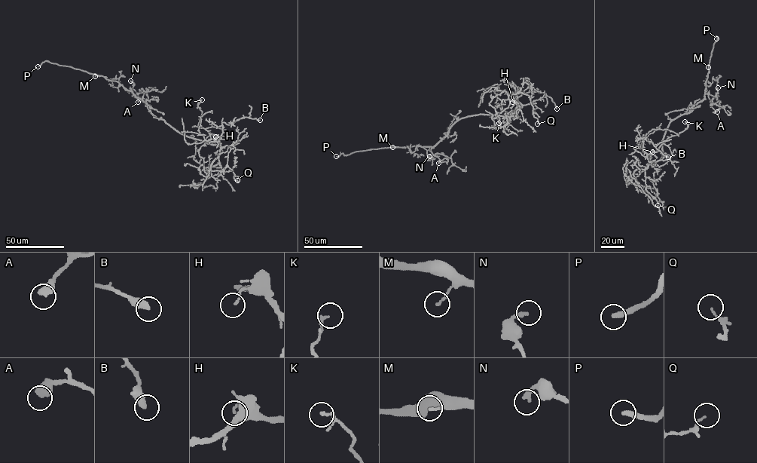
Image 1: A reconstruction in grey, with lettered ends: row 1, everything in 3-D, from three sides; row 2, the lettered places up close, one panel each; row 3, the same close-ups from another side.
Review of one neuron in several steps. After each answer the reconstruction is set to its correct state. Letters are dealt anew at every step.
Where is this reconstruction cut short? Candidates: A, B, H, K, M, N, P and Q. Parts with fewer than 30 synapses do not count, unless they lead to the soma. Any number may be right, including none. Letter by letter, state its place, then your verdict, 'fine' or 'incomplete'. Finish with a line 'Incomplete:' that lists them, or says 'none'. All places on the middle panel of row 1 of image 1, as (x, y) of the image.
A: (438, 163) | fine
B: (557, 108) | fine
H: (512, 102) | fine
K: (499, 123) | fine
M: (392, 147) | fine
N: (429, 156) | fine
P: (336, 156) | incomplete
Q: (537, 124) | fine
Incomplete: P

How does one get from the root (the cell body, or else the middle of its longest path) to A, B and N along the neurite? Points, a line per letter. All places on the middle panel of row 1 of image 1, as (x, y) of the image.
A: (462, 118), (452, 126), (447, 135), (429, 147), (439, 159), (438, 163)
B: (462, 118), (480, 114), (502, 115), (520, 108), (516, 96), (517, 87), (524, 93), (544, 93), (557, 108)
N: (462, 118), (452, 126), (447, 135), (435, 145), (423, 146), (428, 156), (433, 157), (429, 156)

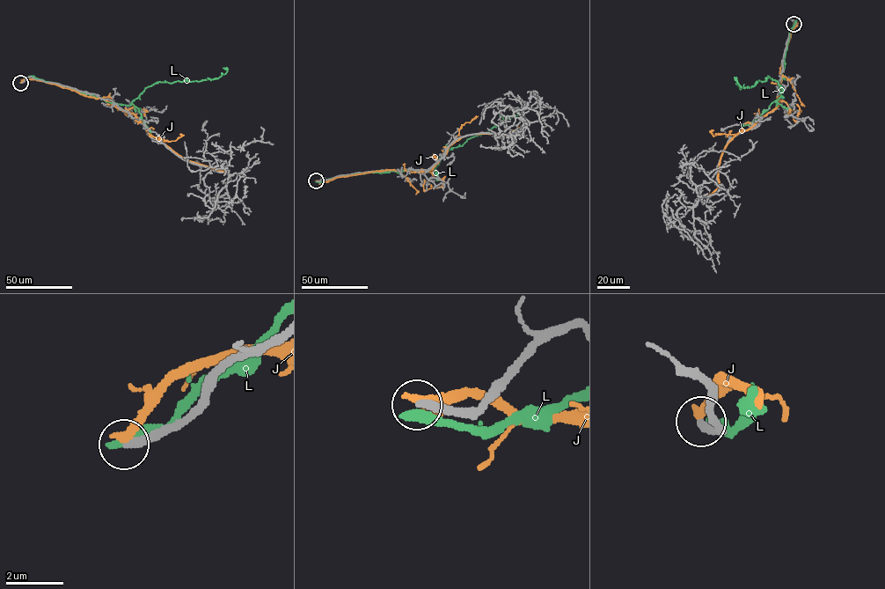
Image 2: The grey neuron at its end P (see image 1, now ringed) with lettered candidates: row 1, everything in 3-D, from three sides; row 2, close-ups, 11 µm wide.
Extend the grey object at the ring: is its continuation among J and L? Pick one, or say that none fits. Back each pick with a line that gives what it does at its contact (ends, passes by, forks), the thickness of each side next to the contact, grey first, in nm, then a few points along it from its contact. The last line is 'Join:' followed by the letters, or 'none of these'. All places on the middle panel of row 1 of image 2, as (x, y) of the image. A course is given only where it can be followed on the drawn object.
Join: none of these

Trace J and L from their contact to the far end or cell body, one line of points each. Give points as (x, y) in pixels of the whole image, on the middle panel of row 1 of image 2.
J: (317, 180), (391, 169), (428, 171), (448, 147), (463, 137), (472, 134), (506, 134), (522, 126)
L: (317, 181), (358, 173), (433, 169), (449, 149), (516, 115), (518, 110), (514, 109)

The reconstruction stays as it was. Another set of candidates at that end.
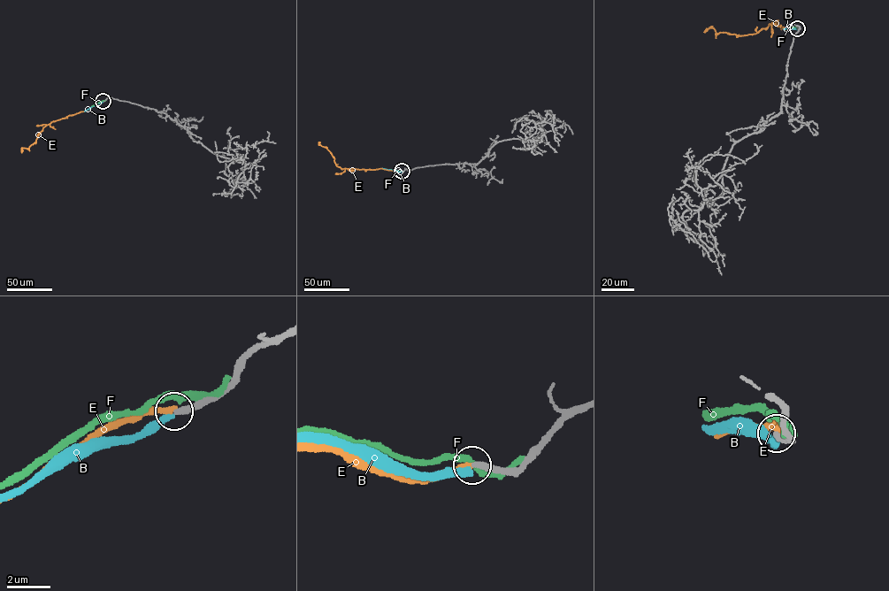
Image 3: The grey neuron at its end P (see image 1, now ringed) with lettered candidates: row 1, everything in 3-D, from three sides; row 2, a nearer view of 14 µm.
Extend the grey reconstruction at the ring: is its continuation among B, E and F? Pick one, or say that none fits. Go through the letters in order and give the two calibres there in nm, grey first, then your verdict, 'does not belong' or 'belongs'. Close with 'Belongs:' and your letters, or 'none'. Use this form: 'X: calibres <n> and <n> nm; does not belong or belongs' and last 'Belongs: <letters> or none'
B: calibres 280 and 320 nm; does not belong
E: calibres 280 and 240 nm; belongs
F: calibres 320 and 320 nm; does not belong
Belongs: E

